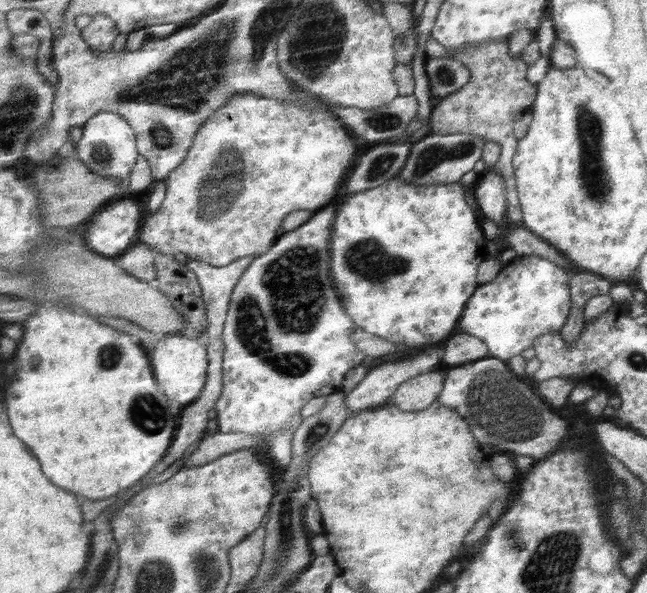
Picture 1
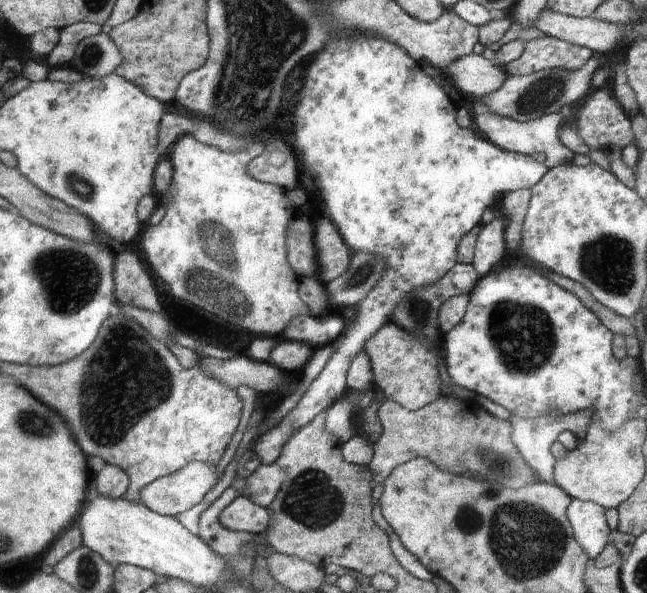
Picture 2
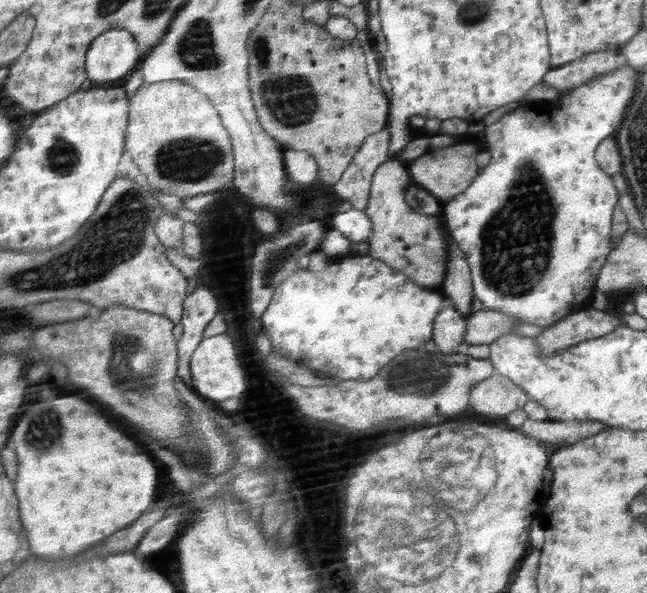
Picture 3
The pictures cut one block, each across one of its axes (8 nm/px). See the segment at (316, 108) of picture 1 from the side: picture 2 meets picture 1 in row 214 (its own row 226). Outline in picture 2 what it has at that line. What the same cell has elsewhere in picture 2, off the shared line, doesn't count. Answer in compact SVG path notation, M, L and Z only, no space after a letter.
M186 134L178 138L169 149L168 159L172 163L174 169L171 191L164 200L165 213L160 222L149 226L142 236L142 250L146 254L146 260L150 262L153 272L156 276L166 282L169 292L176 298L182 300L190 300L192 304L220 316L224 320L232 324L242 326L246 330L252 331L254 334L260 334L263 337L271 337L275 339L282 338L283 330L286 325L298 315L308 315L308 306L298 298L298 280L294 270L290 268L288 260L286 260L286 226L292 218L292 203L288 200L288 194L282 190L281 186L272 186L272 183L263 183L253 179L247 171L248 163L254 160L265 147L266 140L256 139L247 144L247 147L235 151L227 151L214 145L205 145L198 141L190 134Z

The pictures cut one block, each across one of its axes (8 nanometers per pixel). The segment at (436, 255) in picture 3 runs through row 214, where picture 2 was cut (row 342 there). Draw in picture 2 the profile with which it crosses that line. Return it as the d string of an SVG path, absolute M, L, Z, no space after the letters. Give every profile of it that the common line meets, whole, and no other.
M390 322L369 339L365 346L373 372L372 384L384 392L385 399L397 401L410 411L415 411L442 396L443 383L437 367L442 353L438 352L437 355L430 347L415 339L411 332Z

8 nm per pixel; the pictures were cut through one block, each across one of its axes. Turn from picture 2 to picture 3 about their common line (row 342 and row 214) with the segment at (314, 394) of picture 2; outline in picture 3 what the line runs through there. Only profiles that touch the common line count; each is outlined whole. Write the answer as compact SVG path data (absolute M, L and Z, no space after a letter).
M353 208L347 212L336 212L331 219L331 228L344 233L350 241L366 243L369 246L374 226L372 219L365 211Z

